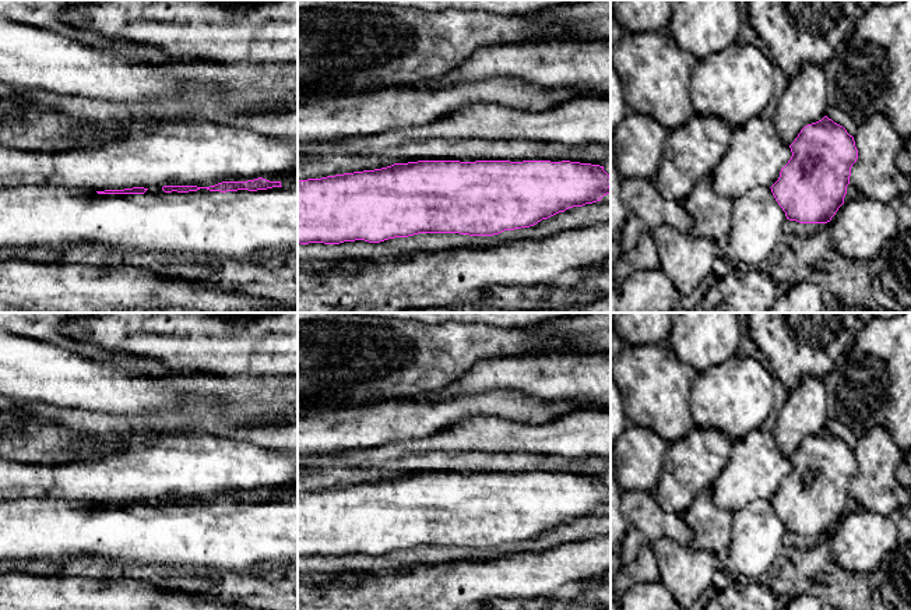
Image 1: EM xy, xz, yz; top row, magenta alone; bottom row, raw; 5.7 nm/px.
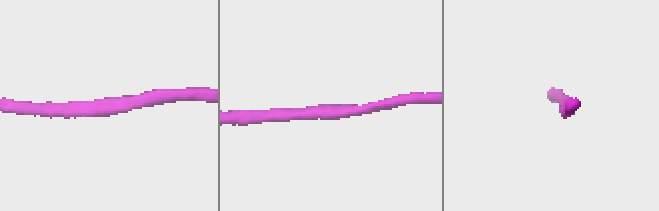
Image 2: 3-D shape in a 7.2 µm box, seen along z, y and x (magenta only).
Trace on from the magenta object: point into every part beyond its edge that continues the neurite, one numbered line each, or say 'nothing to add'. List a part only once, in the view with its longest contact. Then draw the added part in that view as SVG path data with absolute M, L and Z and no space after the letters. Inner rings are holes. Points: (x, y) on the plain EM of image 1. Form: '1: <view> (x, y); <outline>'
nothing to add

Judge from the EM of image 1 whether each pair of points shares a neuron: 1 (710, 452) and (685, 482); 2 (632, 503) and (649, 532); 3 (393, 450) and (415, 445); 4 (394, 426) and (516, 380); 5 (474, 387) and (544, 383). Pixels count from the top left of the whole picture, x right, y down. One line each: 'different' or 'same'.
1: same
2: same
3: same
4: different
5: same

